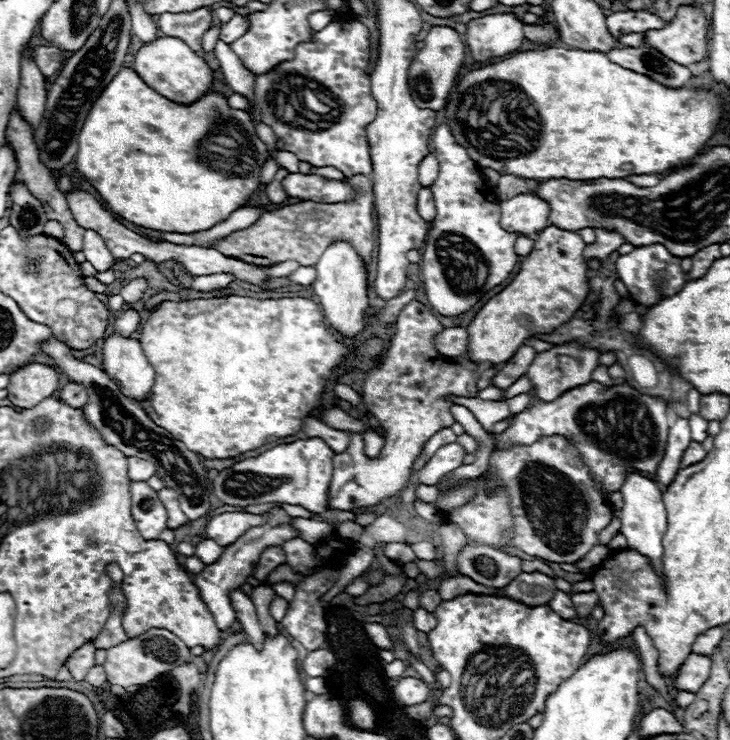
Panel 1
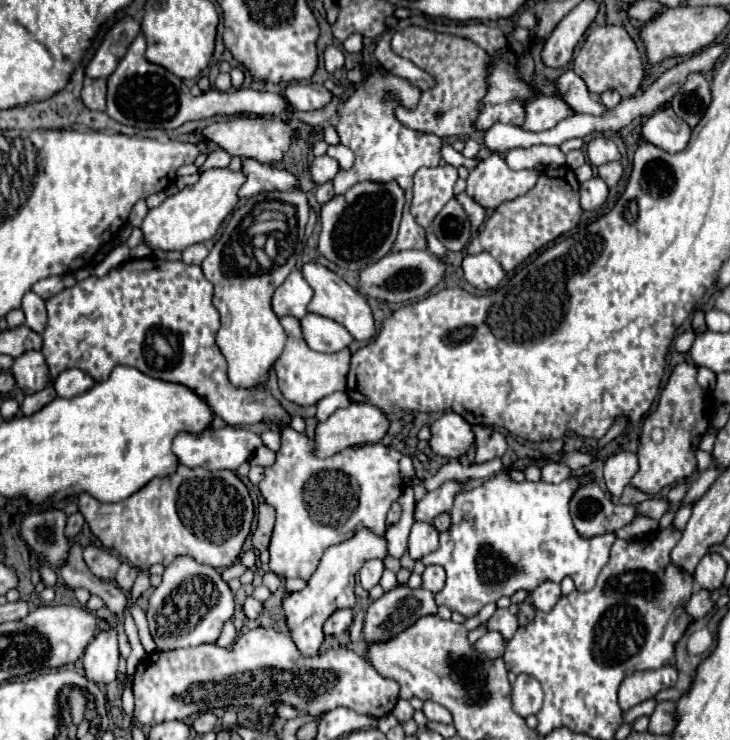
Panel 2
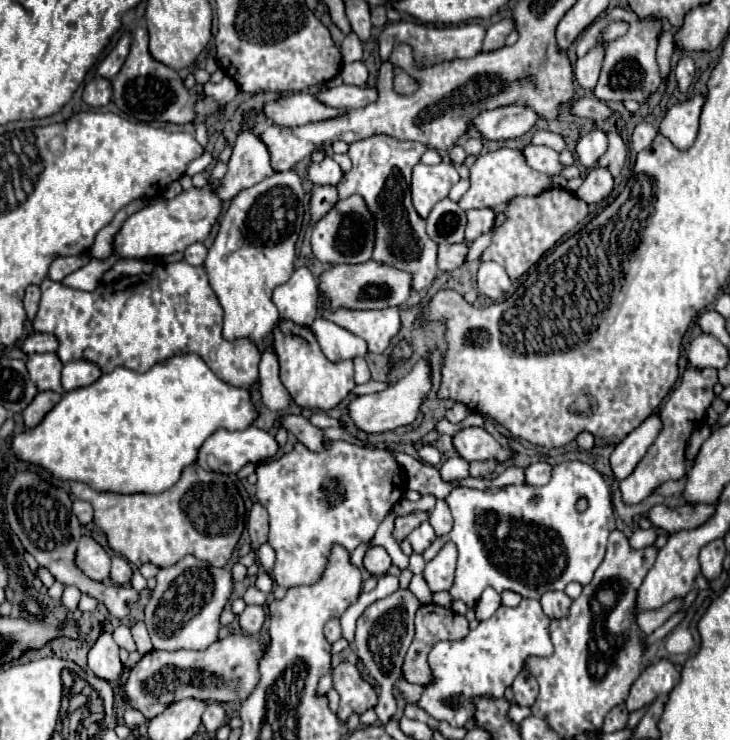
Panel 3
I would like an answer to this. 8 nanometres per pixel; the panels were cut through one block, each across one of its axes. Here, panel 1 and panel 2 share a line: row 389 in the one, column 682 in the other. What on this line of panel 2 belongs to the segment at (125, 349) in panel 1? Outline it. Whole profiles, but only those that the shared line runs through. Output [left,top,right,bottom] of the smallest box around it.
[642,108,692,152]

